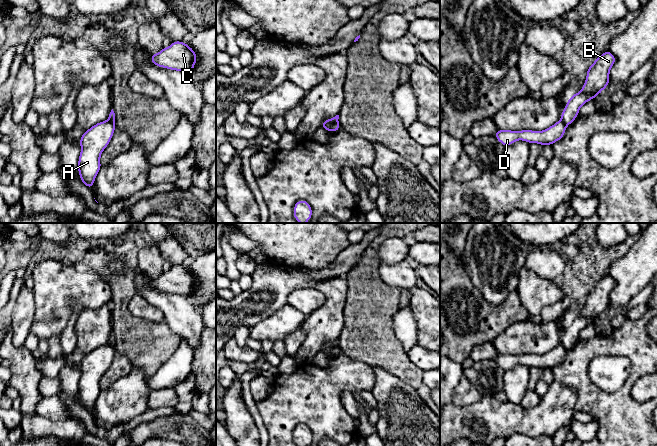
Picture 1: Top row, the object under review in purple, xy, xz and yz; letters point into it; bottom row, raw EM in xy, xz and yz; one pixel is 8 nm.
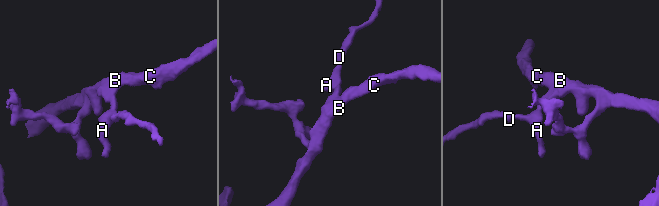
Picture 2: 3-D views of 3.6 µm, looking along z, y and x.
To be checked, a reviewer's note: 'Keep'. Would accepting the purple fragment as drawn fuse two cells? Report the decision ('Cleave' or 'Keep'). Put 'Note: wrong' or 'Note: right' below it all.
Cleave
Note: wrong

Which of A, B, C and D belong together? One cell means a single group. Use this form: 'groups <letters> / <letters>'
groups A D / B C

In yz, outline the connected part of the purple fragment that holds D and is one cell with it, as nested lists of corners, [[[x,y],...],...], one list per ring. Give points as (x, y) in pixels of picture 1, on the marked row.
[[[558,121],[544,131],[511,131],[498,129],[494,136],[505,147],[510,146],[516,140],[524,140],[529,144],[538,143],[544,146],[552,145],[556,141],[561,140],[565,134],[566,127],[567,125],[562,121]]]

